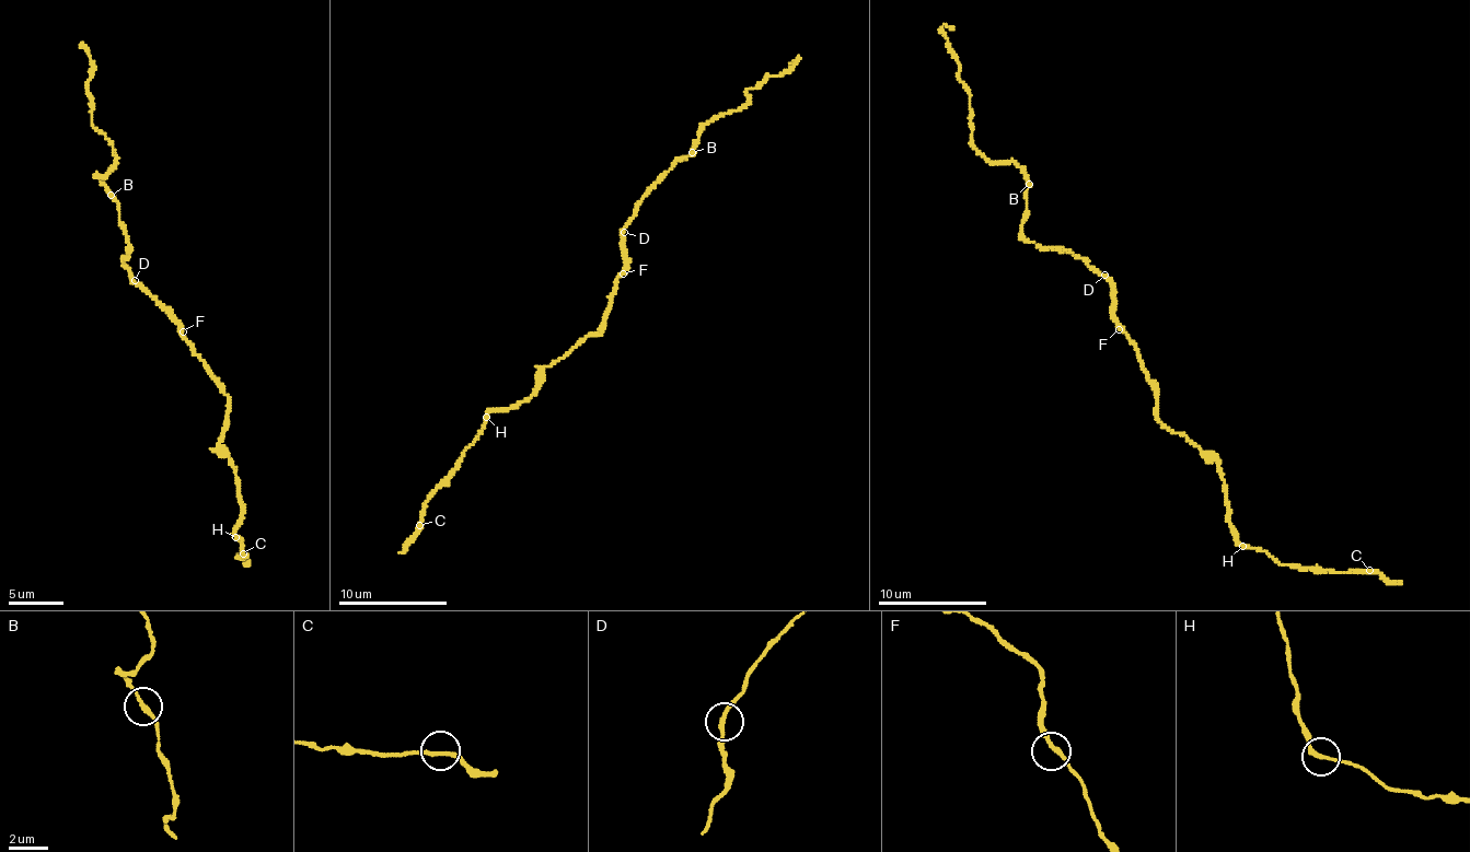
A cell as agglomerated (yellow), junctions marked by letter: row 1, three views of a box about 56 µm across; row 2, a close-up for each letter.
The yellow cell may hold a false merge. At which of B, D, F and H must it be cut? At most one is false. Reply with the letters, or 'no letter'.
H

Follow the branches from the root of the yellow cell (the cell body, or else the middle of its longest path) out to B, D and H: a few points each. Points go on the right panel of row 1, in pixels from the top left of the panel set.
B: (1120, 327), (1109, 280), (1094, 272), (1080, 258), (1045, 249), (1022, 236), (1029, 184)
D: (1120, 327), (1104, 275)
H: (1120, 327), (1156, 392), (1157, 419), (1218, 466), (1227, 521), (1234, 539), (1243, 545)

